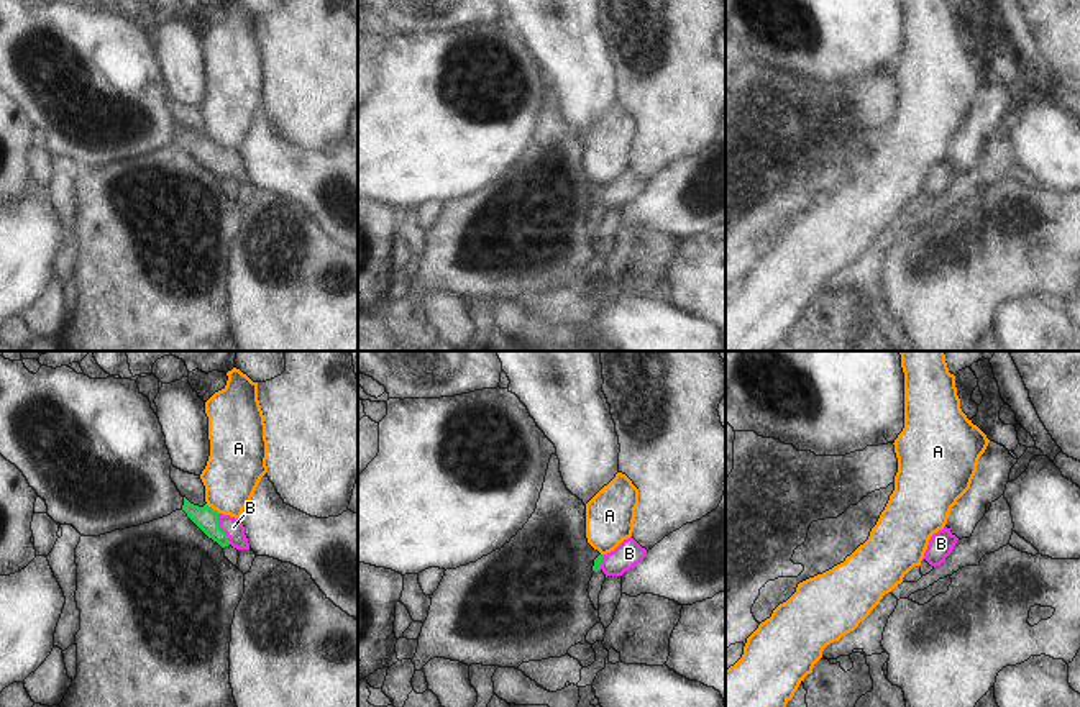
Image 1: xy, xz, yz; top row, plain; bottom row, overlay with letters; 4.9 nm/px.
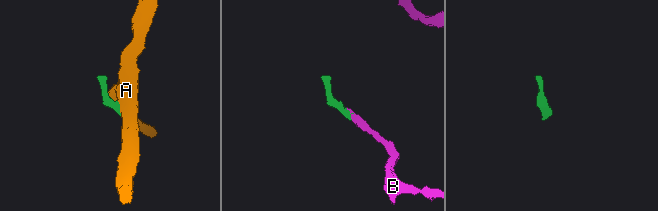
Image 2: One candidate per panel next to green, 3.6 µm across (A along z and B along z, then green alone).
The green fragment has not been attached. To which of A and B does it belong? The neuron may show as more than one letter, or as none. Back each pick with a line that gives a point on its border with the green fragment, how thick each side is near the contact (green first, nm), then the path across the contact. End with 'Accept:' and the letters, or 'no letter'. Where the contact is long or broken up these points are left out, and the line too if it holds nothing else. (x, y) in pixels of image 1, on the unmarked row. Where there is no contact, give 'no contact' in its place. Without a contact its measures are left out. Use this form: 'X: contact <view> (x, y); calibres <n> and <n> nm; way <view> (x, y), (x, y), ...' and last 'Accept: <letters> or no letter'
B: contact xy (220, 161); calibres 110 and 90 nm; way xy (204, 150), (220, 161), (233, 159)
Accept: B

